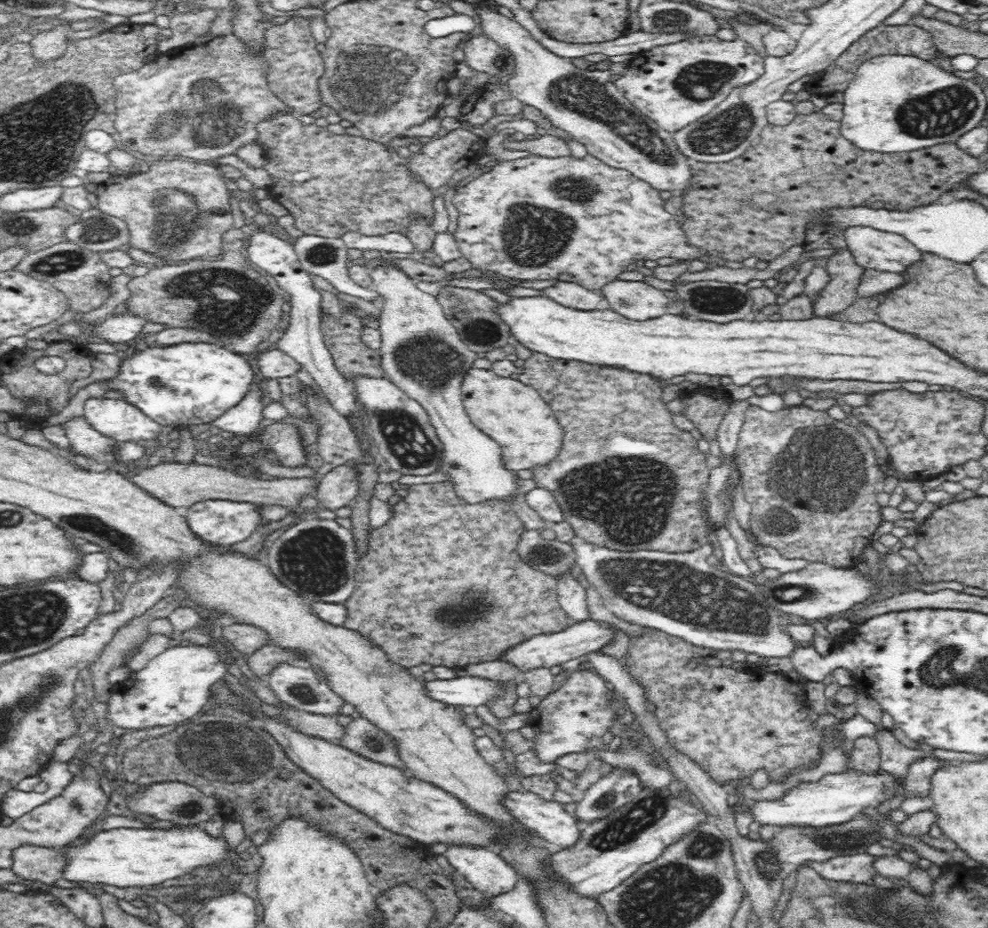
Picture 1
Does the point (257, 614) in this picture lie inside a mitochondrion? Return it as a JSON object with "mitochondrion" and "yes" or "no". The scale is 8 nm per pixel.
{"mitochondrion":"no"}

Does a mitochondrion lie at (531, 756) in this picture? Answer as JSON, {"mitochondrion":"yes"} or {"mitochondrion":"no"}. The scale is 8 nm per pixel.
{"mitochondrion":"no"}

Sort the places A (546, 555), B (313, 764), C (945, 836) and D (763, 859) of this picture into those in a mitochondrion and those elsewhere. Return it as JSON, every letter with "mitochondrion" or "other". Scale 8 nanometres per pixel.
{"A":"mitochondrion","B":"other","C":"other","D":"mitochondrion"}

